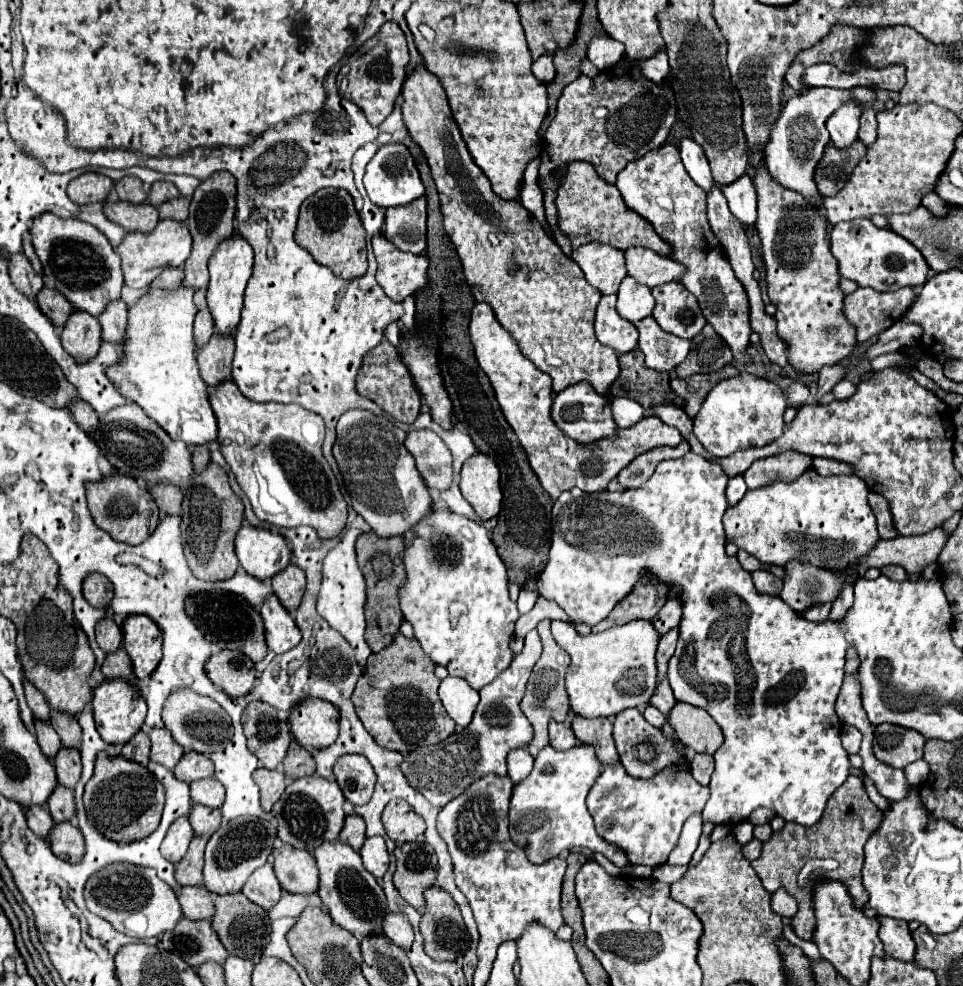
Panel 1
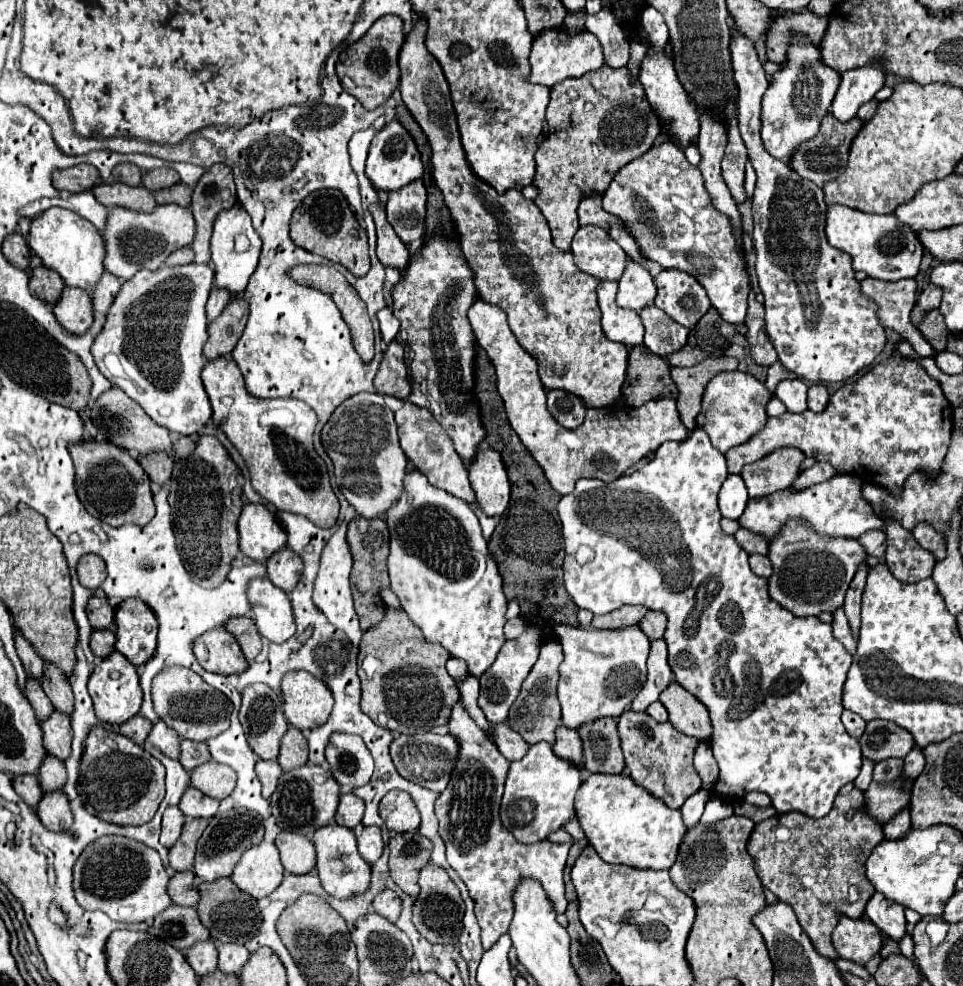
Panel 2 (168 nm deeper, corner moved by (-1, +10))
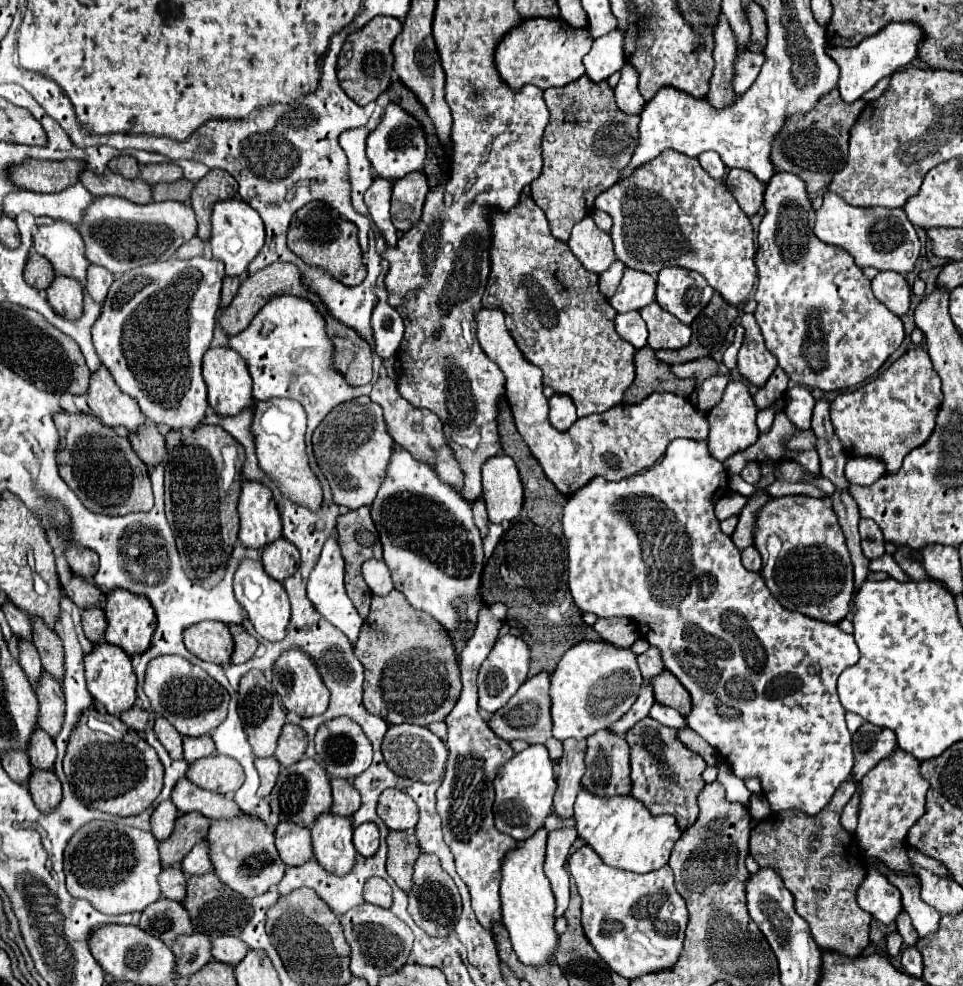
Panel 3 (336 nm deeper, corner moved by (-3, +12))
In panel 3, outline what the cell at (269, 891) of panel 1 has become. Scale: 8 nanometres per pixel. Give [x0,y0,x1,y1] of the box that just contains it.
[208,816,284,898]

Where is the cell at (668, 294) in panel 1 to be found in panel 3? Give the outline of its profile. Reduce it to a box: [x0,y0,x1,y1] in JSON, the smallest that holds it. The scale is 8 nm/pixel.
[656,268,714,324]

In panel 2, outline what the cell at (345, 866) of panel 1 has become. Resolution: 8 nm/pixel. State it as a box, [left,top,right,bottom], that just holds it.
[312,822,370,898]

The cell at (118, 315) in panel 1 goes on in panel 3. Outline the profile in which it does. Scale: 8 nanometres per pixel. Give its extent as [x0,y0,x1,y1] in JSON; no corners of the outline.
[86,264,114,304]

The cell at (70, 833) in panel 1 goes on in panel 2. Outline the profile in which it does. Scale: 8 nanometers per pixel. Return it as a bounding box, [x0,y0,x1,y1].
[36,790,72,832]

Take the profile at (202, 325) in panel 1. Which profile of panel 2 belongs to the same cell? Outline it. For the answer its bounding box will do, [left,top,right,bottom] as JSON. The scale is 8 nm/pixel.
[206,286,232,322]

